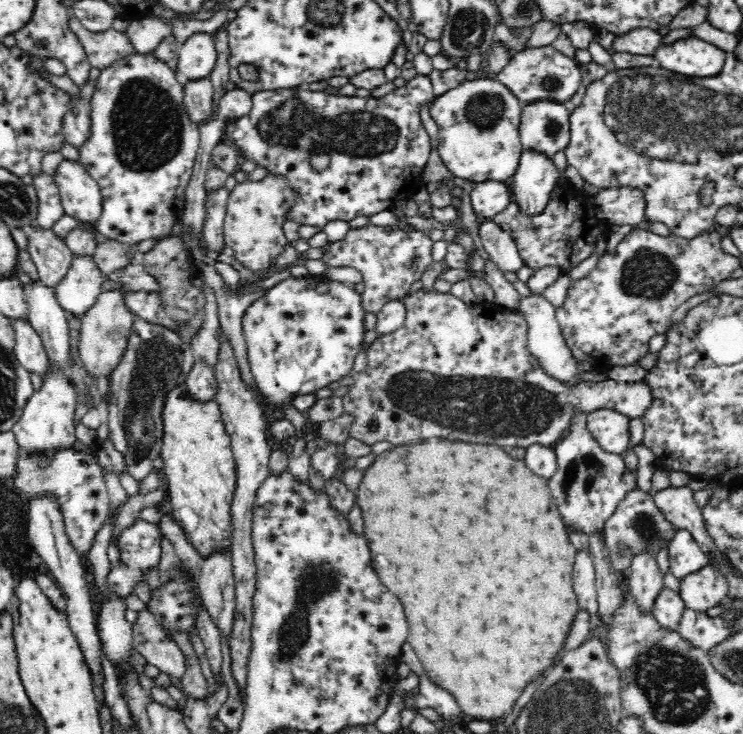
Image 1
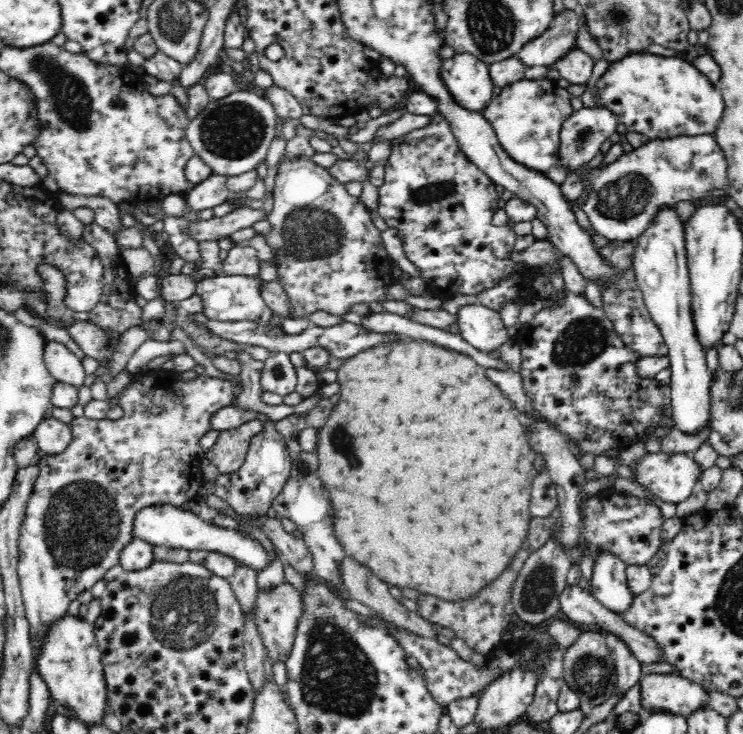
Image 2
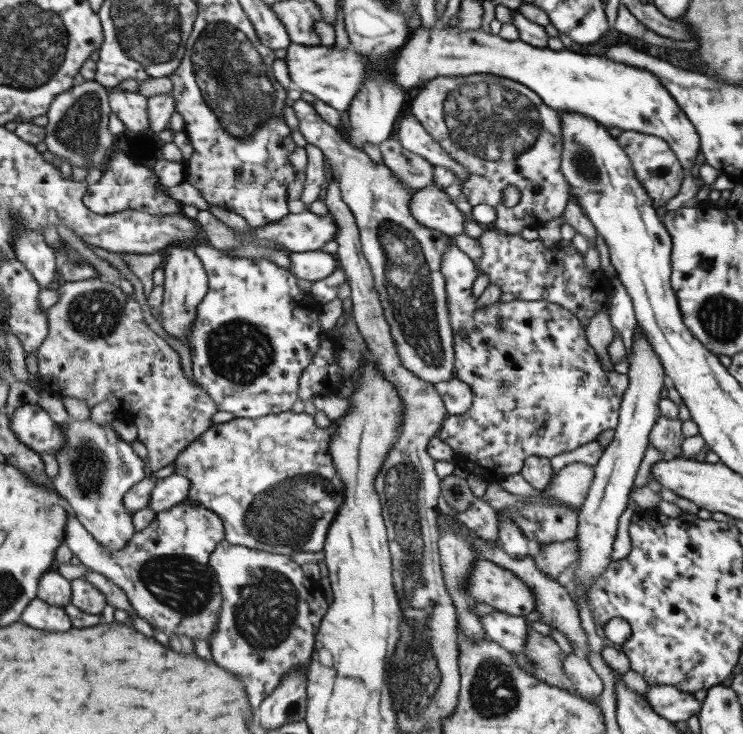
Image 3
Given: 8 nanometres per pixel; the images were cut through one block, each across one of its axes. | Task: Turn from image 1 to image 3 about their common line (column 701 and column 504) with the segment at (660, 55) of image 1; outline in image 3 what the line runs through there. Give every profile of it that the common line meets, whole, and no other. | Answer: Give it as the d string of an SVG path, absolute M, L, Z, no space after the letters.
M437 24L432 28L418 27L409 33L405 43L386 60L386 72L403 93L417 91L425 82L441 76L489 74L518 82L557 113L581 114L605 128L633 130L665 140L685 174L695 163L700 149L694 126L651 72L603 56L536 48L482 30L458 32Z

